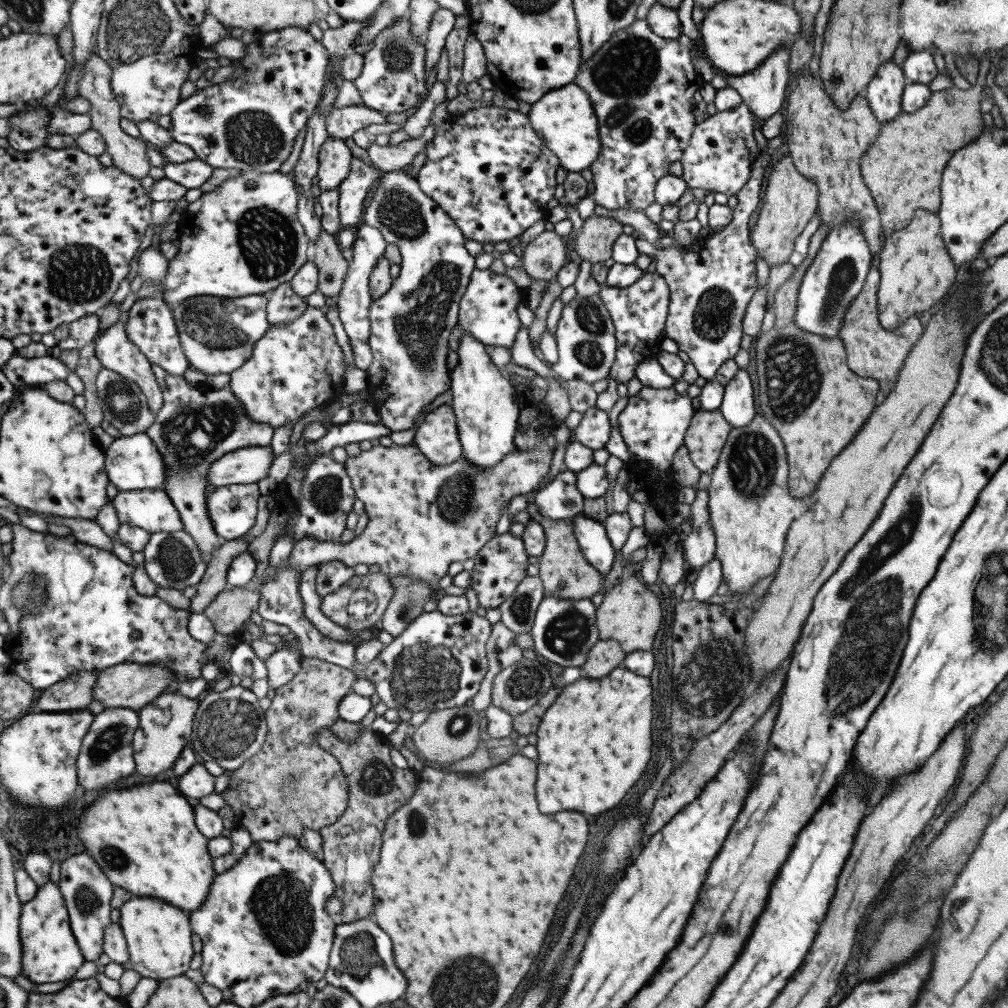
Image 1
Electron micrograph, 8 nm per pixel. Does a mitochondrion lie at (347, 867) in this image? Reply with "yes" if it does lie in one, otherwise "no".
no

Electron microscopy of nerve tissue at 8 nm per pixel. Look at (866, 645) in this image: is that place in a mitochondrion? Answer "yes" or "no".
yes

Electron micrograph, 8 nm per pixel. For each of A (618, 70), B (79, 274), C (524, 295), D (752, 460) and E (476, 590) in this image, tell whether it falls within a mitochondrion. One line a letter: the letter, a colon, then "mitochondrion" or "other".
A: mitochondrion
B: mitochondrion
C: other
D: mitochondrion
E: other

